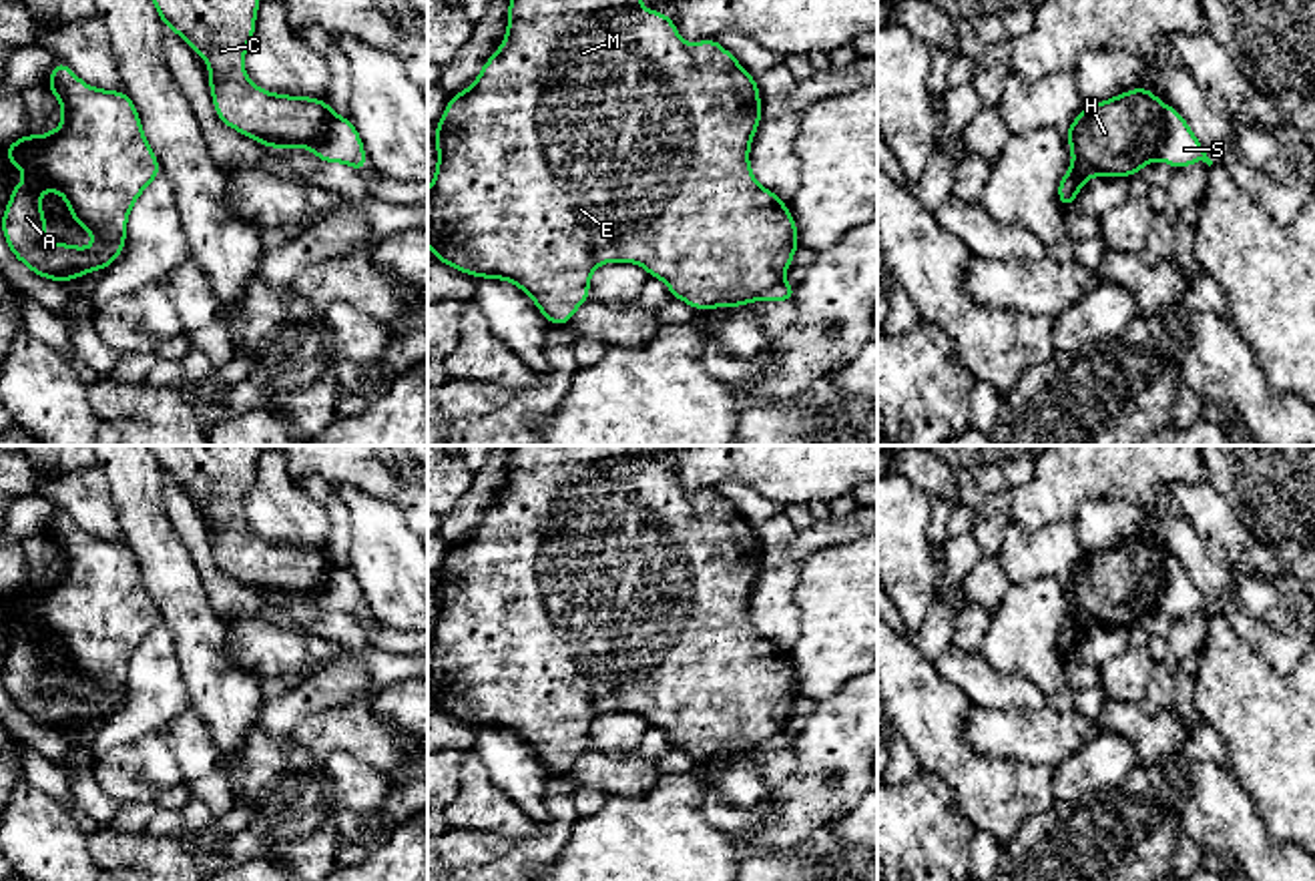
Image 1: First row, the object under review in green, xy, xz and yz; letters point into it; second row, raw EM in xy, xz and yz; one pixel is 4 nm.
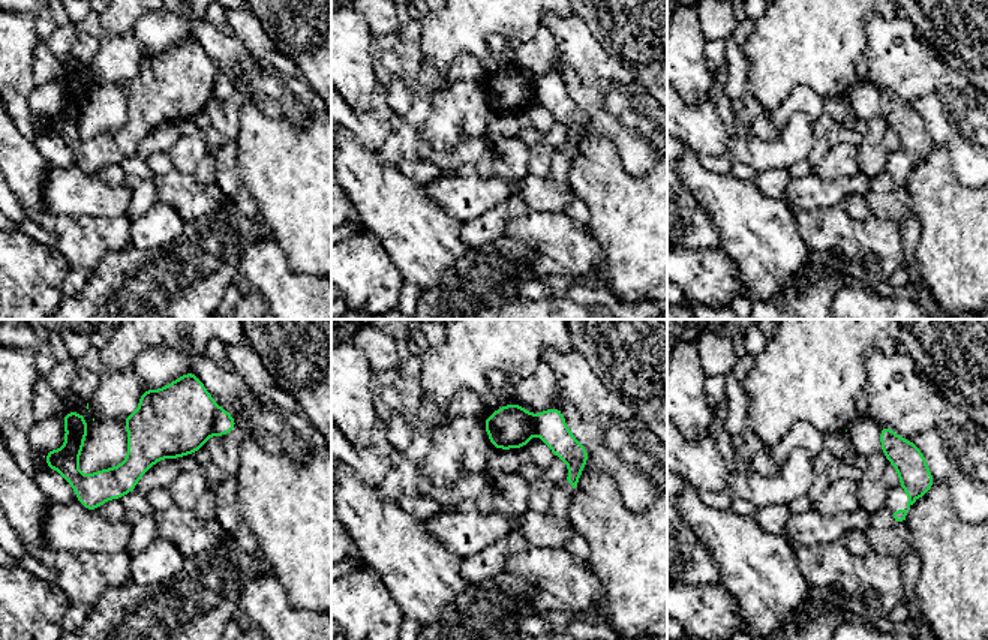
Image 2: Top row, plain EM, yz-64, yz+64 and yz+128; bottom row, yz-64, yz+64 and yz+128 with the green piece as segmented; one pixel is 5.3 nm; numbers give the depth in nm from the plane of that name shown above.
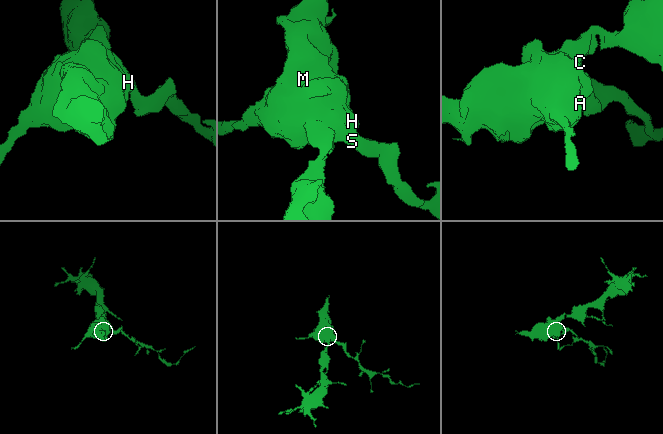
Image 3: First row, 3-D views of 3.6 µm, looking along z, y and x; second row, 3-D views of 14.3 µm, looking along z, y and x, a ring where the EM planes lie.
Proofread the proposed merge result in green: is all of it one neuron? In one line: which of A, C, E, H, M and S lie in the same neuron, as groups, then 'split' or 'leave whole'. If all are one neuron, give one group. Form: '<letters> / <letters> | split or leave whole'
A C E H M / S | split

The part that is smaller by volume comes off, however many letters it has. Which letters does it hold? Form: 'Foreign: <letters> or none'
Foreign: S

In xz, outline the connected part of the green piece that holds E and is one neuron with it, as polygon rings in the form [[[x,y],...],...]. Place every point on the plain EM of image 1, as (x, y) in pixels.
[[[510,446],[508,480],[500,498],[484,512],[476,532],[452,544],[436,572],[438,616],[428,638],[428,694],[440,712],[472,726],[504,728],[532,747],[550,775],[564,777],[574,761],[592,749],[588,730],[602,712],[636,712],[650,726],[663,728],[675,749],[697,761],[745,757],[783,730],[799,686],[787,652],[761,636],[749,614],[749,598],[761,574],[757,530],[725,500],[717,488],[685,494],[669,464],[642,460],[642,446]]]

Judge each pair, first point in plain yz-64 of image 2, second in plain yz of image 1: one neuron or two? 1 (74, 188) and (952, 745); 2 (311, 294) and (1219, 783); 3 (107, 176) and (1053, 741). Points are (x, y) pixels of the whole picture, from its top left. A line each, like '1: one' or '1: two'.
1: two
2: one
3: two

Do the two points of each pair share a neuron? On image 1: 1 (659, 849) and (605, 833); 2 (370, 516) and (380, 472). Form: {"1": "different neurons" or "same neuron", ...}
{"1": "same neuron", "2": "different neurons"}

